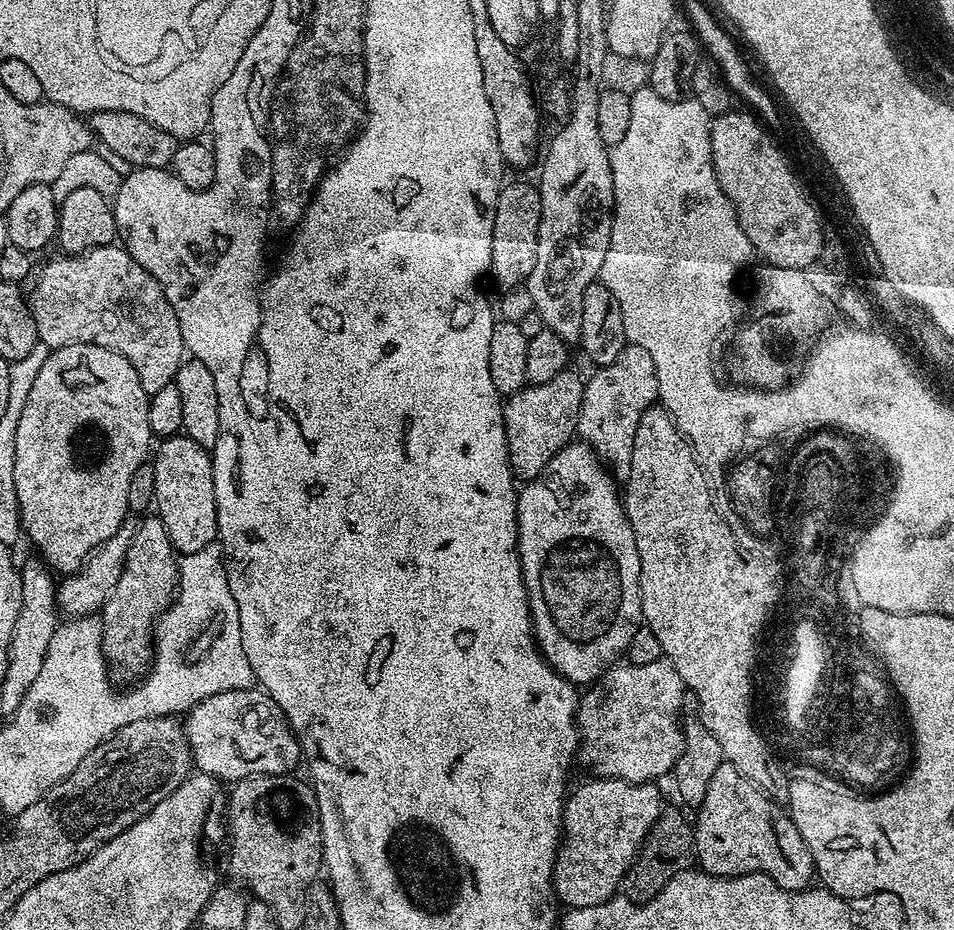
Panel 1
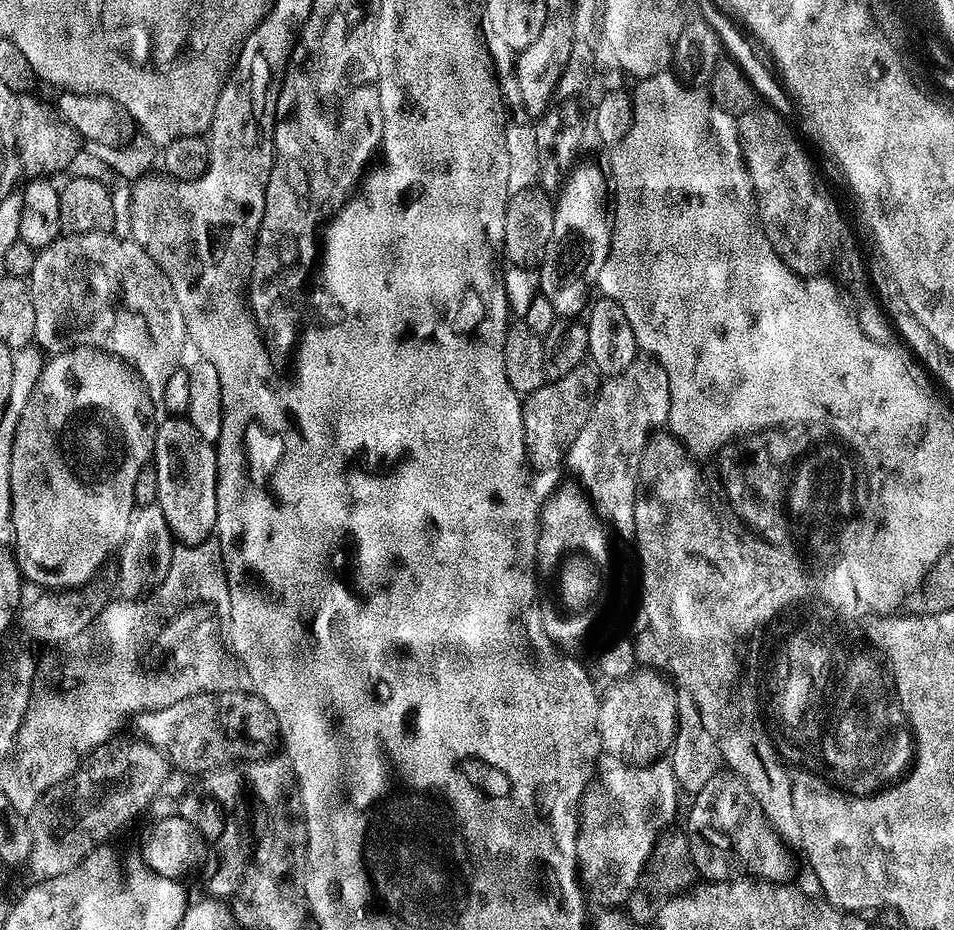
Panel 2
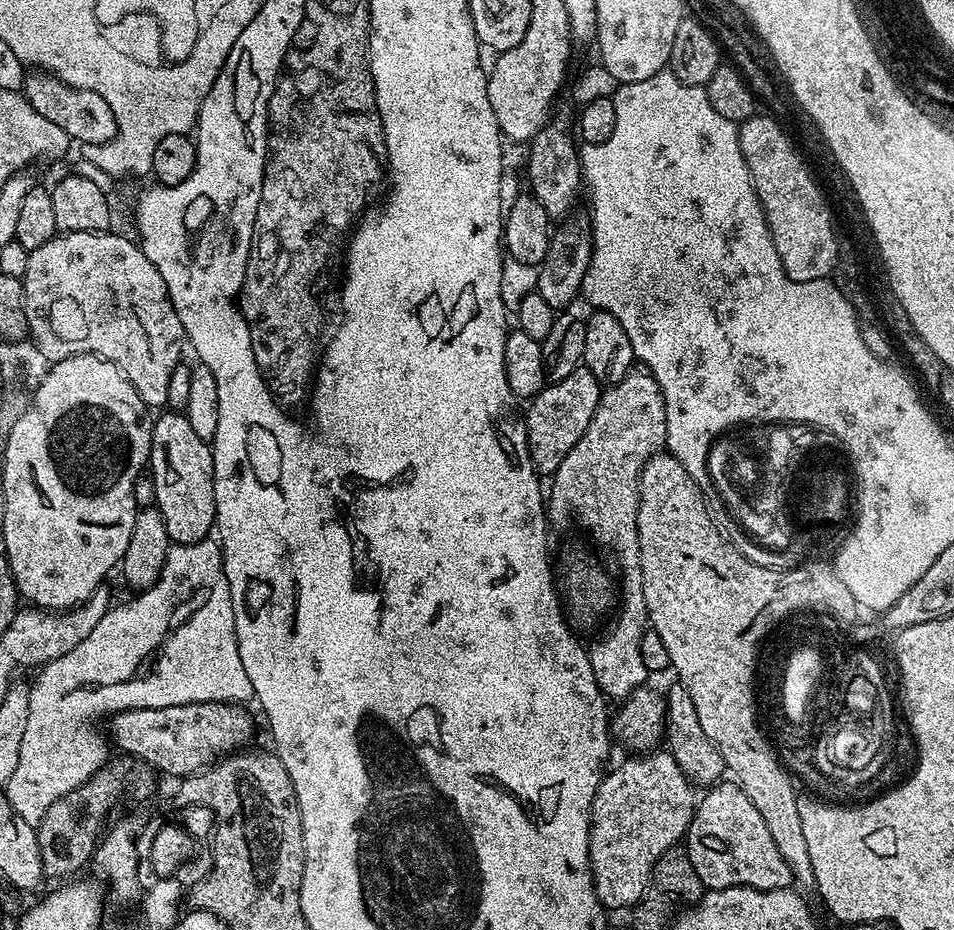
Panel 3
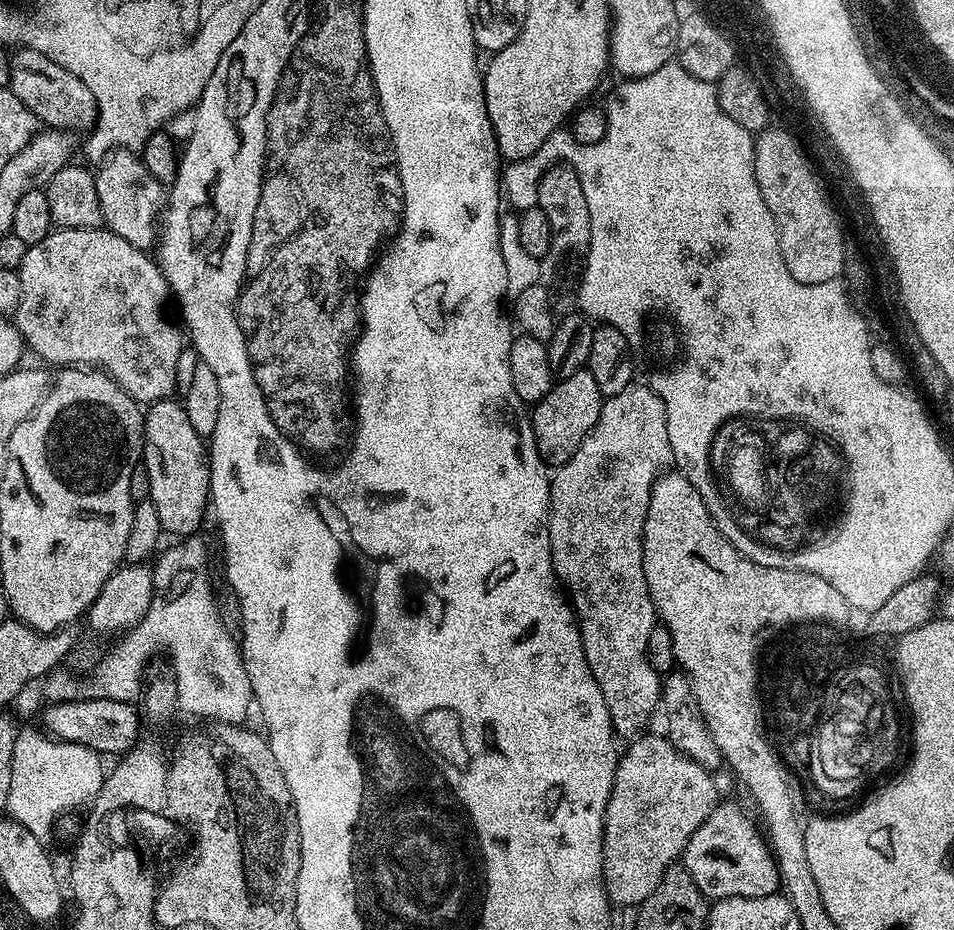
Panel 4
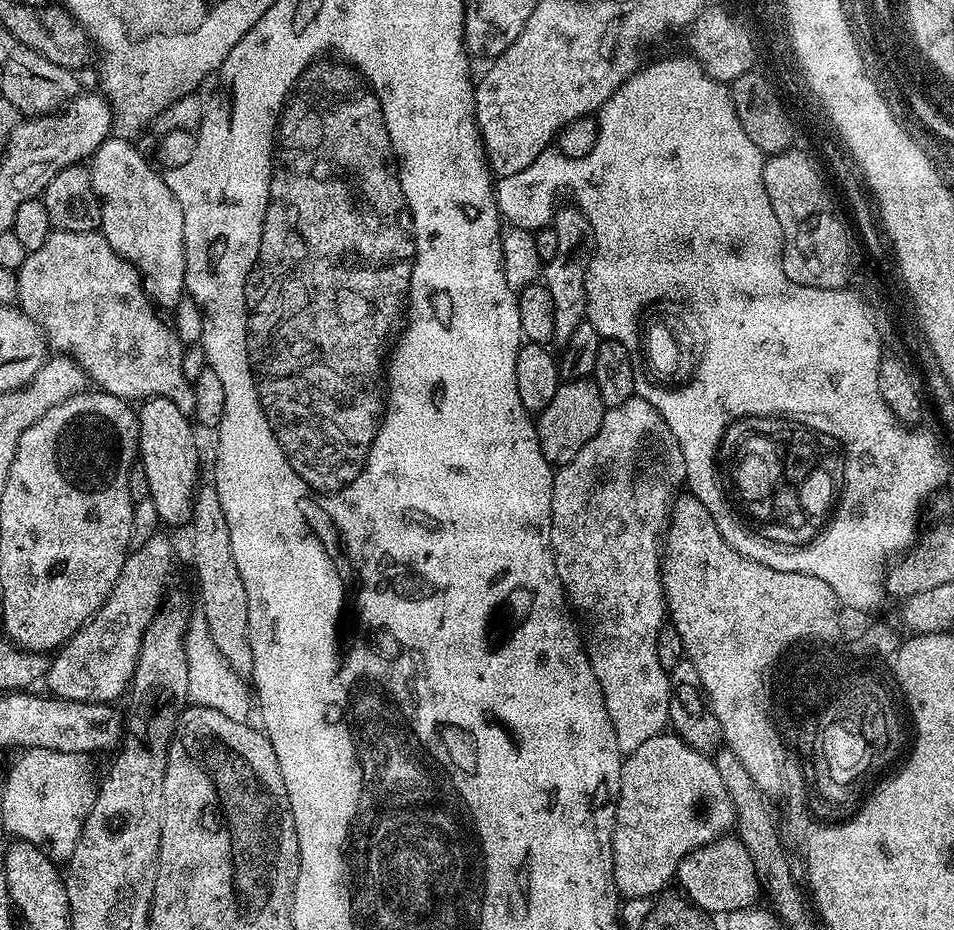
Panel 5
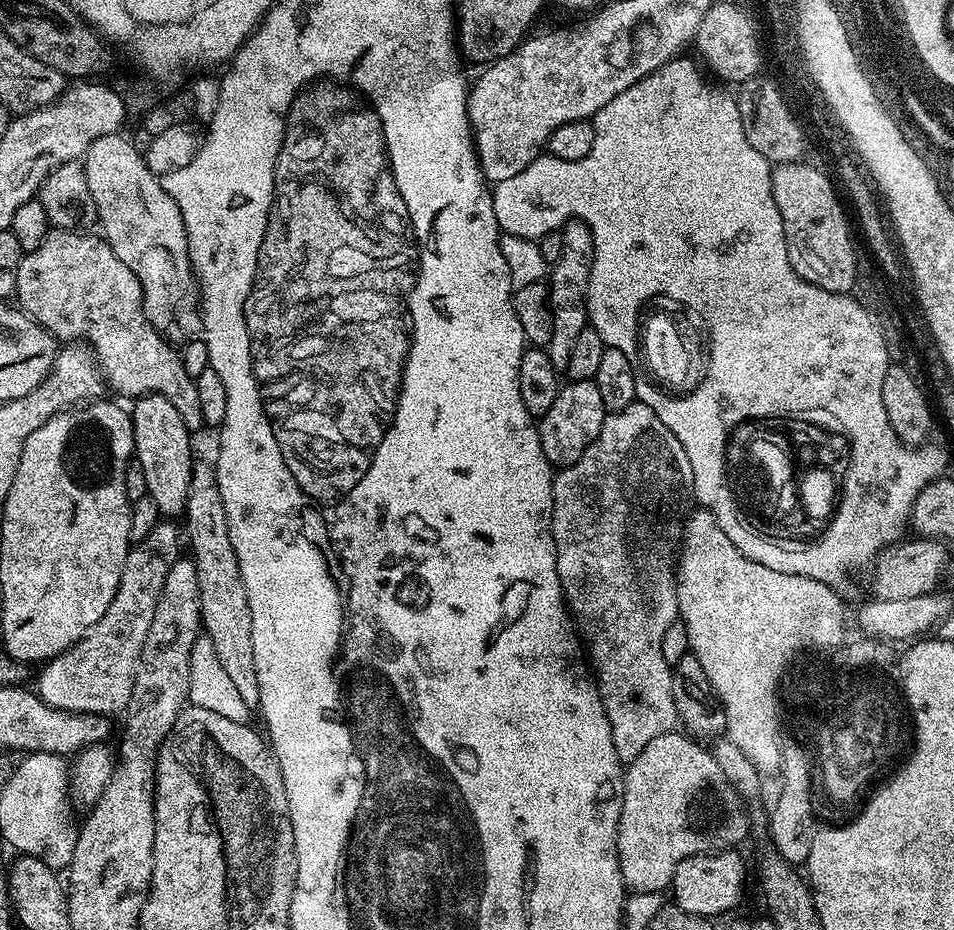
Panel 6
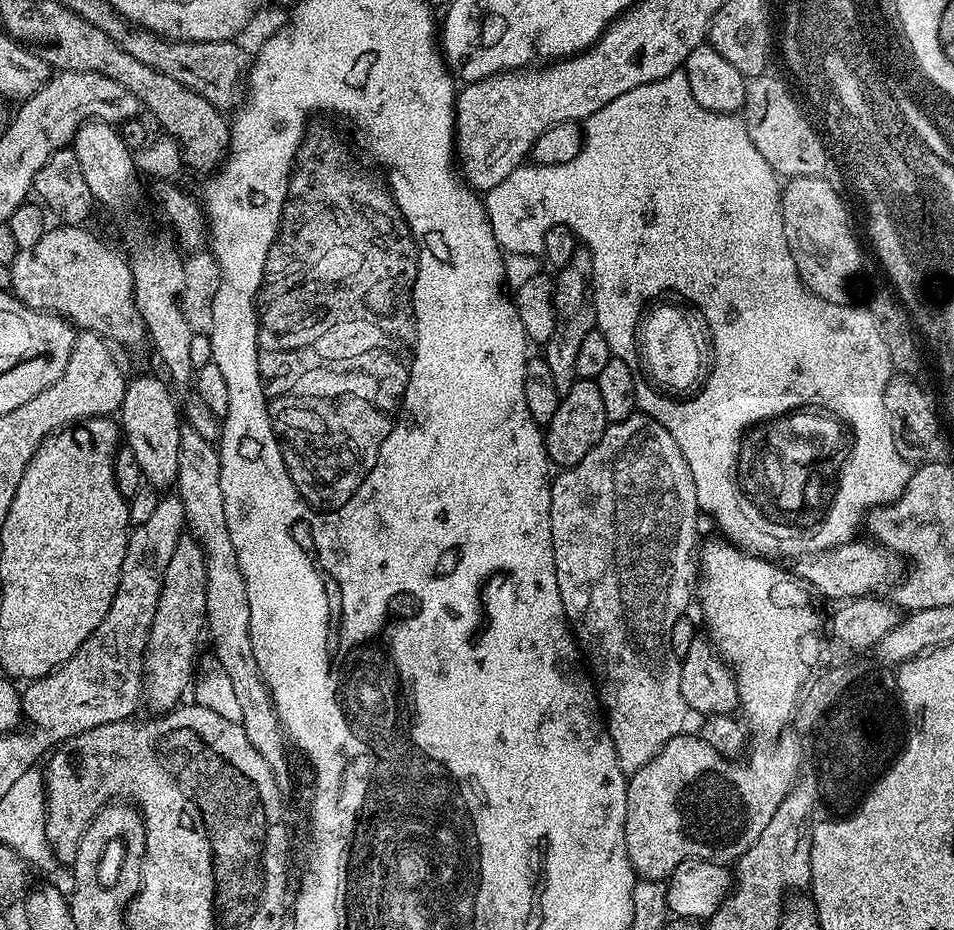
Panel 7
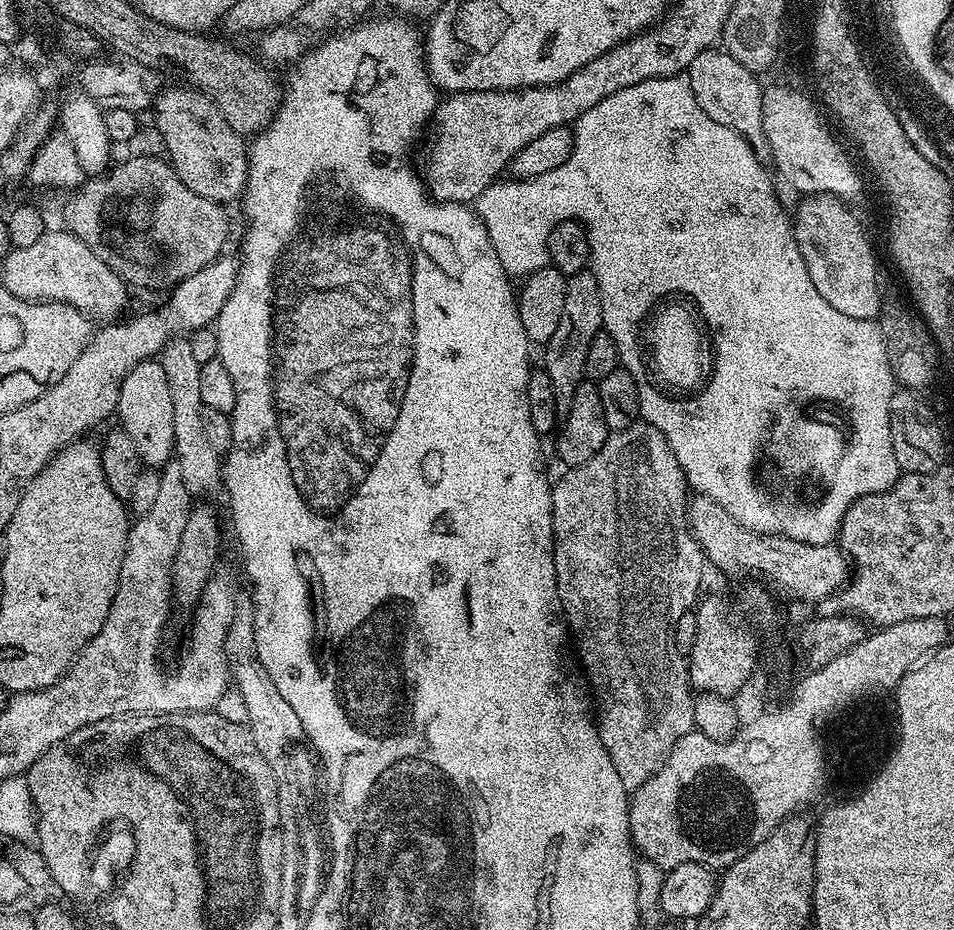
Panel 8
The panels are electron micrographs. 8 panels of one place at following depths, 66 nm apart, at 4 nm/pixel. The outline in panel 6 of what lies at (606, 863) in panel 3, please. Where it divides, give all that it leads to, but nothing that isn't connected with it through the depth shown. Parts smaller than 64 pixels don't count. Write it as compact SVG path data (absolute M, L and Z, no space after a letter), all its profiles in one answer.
M673 730L654 738L638 758L627 761L624 773L624 793L622 794L622 814L618 822L618 838L616 849L618 850L618 862L620 863L620 876L624 880L625 889L632 892L658 892L663 893L669 887L674 878L674 870L678 870L678 862L682 862L691 856L697 856L703 852L722 852L735 849L748 836L748 816L740 808L716 808L716 780L720 767L711 751L703 743L697 742L691 735L680 730Z

